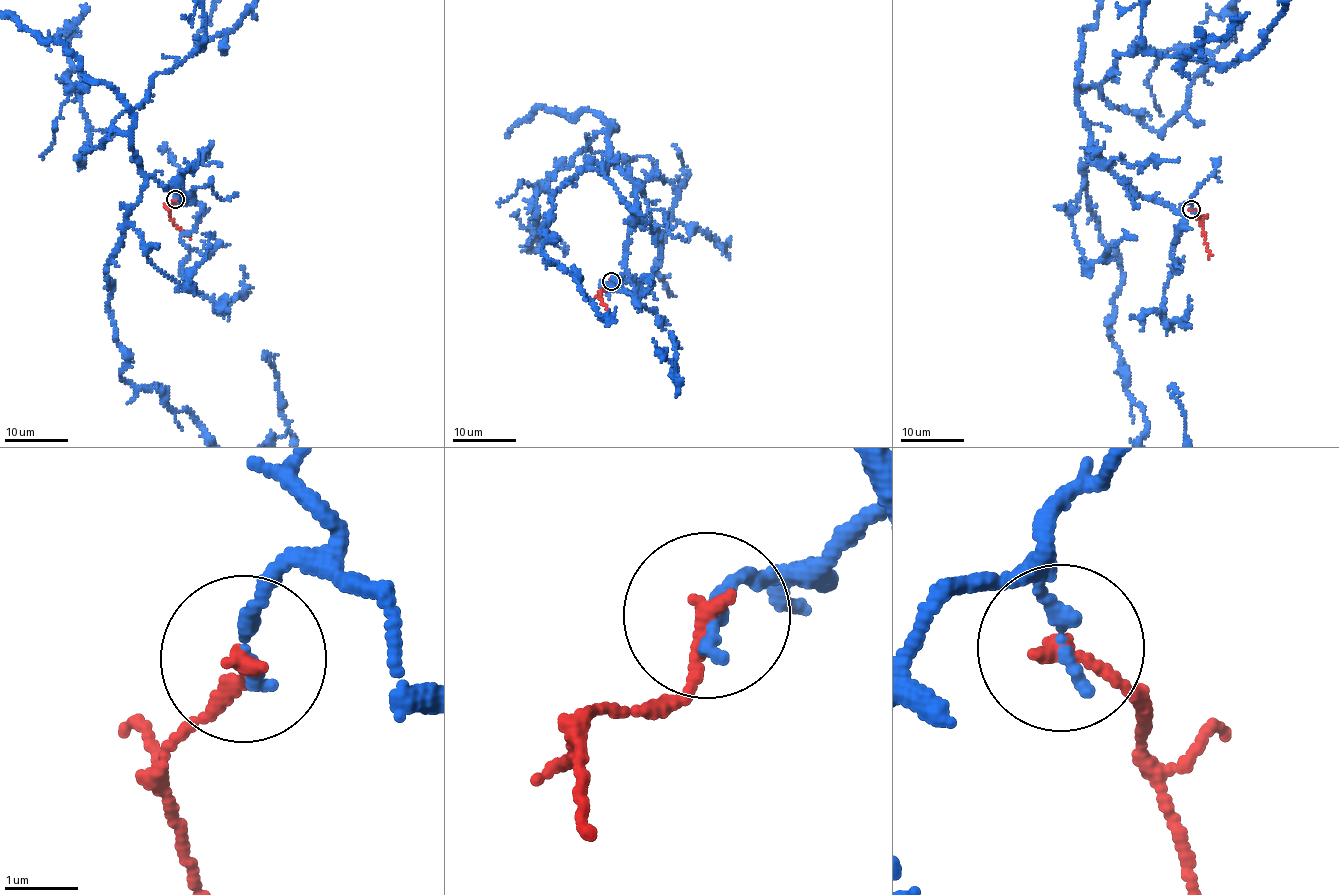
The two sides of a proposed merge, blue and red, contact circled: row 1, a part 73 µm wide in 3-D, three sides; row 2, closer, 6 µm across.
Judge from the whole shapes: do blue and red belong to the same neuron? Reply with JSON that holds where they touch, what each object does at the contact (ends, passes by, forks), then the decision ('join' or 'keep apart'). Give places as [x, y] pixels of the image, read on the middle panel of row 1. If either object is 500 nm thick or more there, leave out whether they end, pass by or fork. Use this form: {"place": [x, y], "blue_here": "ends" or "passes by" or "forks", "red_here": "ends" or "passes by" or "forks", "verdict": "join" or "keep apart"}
{"place": [611, 281], "blue_here": "ends", "red_here": "ends", "verdict": "keep apart"}

